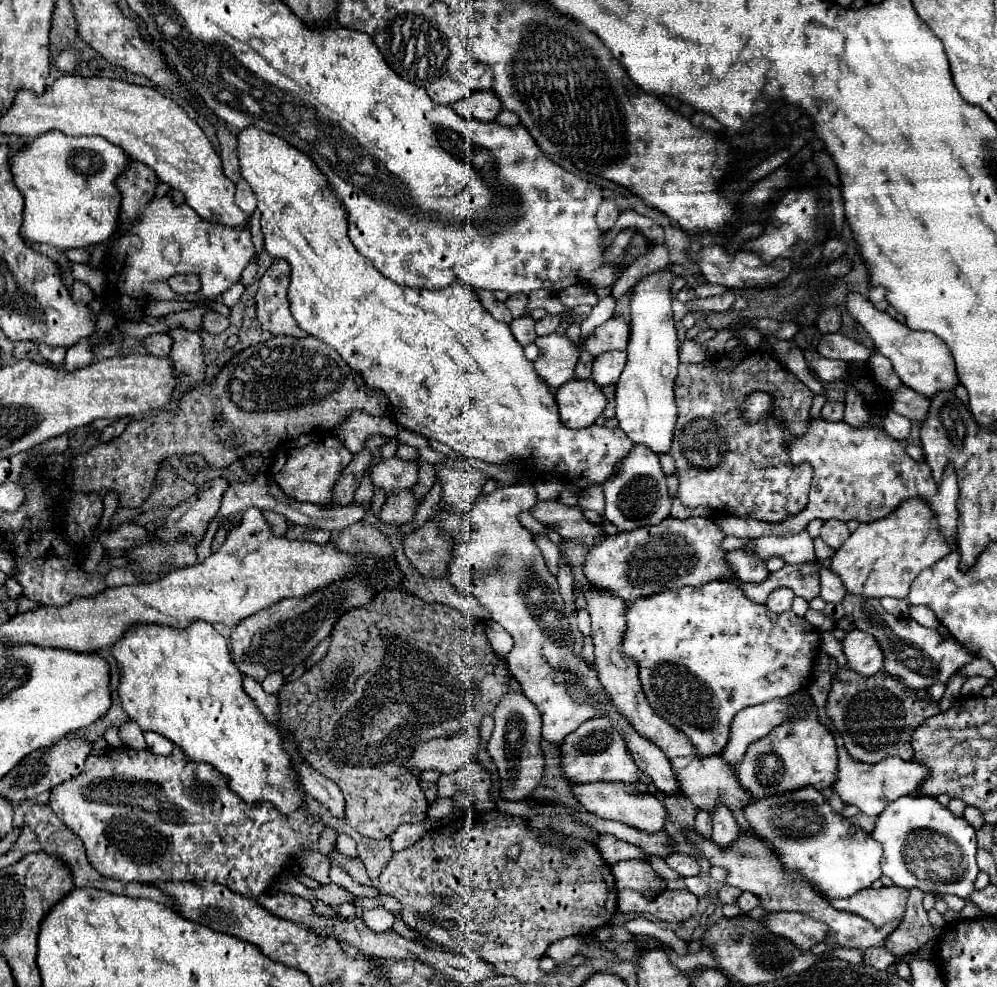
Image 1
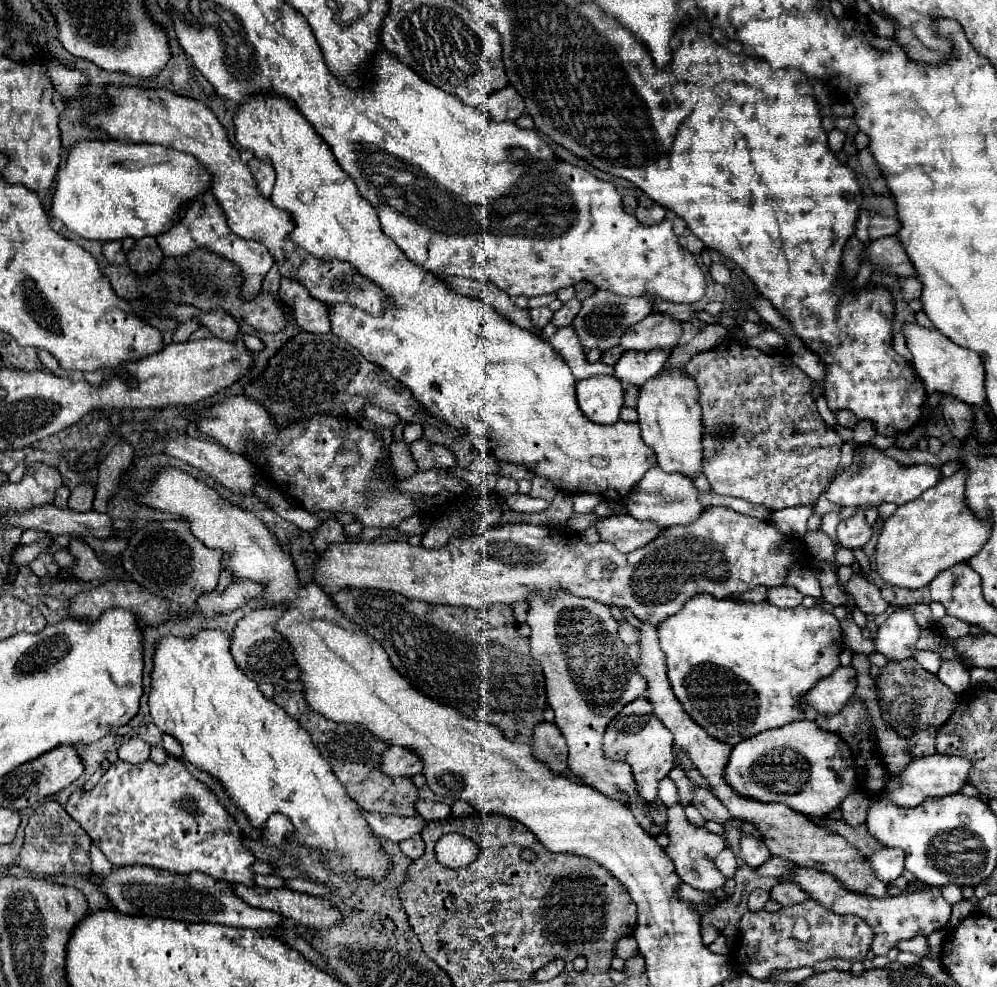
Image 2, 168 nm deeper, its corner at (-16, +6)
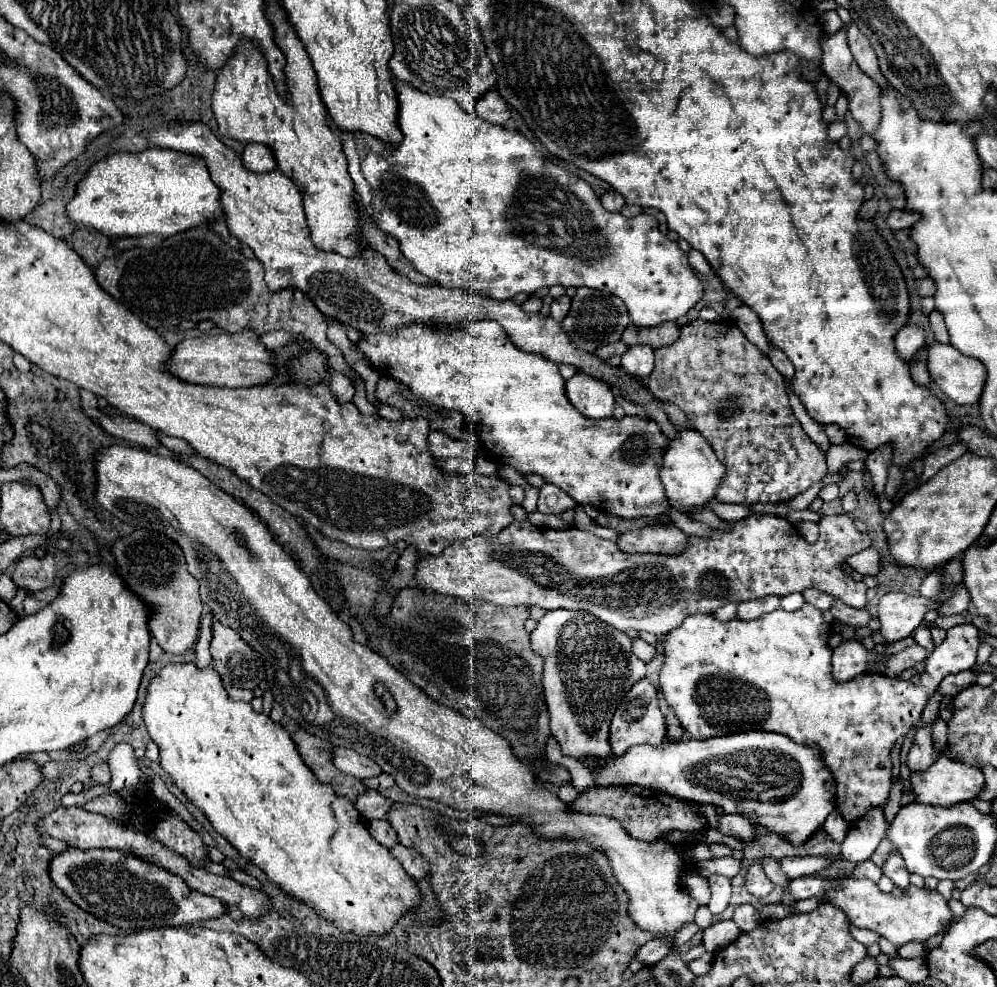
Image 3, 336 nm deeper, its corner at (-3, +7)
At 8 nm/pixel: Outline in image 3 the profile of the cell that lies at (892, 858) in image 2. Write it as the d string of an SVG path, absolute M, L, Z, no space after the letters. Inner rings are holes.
M895 851L891 853L885 863L883 863L883 875L887 875L897 887L907 887L909 885L909 873L905 869L903 857Z

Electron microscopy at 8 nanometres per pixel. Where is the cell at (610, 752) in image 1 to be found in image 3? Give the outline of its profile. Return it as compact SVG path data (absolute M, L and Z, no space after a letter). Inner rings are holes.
M641 679L623 697L621 705L613 715L611 733L609 733L609 745L611 745L613 757L625 755L631 747L637 747L637 745L659 747L663 741L665 741L665 717L657 705L657 689L647 679Z

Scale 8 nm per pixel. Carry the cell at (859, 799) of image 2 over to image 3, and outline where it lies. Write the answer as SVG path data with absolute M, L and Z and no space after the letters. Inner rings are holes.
M835 809L835 811L827 817L827 821L825 821L823 829L833 837L833 841L841 843L841 841L845 839L847 831L851 829L851 823L849 823L849 821L845 821L845 817L841 815L841 811L839 811L839 809Z

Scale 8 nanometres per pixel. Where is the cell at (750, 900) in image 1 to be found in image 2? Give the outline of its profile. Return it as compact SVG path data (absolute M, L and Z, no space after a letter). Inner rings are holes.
M780 882L778 886L772 888L770 892L772 900L776 900L782 906L792 906L792 904L802 904L806 898L810 898L798 884L794 882Z

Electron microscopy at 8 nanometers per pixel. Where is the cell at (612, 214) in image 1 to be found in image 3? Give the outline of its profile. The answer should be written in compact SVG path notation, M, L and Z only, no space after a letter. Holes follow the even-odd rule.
M605 193L605 195L601 197L601 203L603 203L603 207L605 207L607 211L619 211L619 209L625 205L625 199L623 199L623 195L619 195L619 193Z

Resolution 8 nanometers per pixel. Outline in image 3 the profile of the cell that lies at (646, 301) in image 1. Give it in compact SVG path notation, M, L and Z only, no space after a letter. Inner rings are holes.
M675 425L675 435L667 439L667 449L663 451L663 463L659 477L665 485L669 503L681 513L689 513L695 507L705 507L709 499L715 497L719 479L725 475L725 465L717 459L711 443L695 429Z

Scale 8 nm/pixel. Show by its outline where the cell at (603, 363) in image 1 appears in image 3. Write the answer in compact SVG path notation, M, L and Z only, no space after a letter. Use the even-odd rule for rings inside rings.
M631 345L621 355L621 369L629 375L647 379L653 371L653 349L649 345Z

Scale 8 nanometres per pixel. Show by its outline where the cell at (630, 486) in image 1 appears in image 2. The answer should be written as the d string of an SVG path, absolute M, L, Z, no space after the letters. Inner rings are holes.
M658 466L650 468L644 480L628 496L628 510L636 520L650 520L664 528L676 524L692 524L702 512L704 506L698 500L698 490L690 478L682 474L666 474ZM642 484L642 486L640 486Z

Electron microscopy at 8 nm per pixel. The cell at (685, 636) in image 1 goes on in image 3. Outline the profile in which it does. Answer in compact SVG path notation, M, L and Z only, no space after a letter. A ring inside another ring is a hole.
M805 603L801 609L789 613L785 609L775 609L771 613L765 613L757 619L751 619L751 621L743 621L743 619L731 619L731 621L719 621L715 615L707 615L707 613L695 613L695 615L689 615L679 627L675 627L673 631L669 631L663 639L663 665L659 669L659 685L661 685L661 691L669 703L669 707L675 711L677 719L681 721L683 729L691 735L691 739L697 739L697 741L705 741L705 739L711 739L711 737L721 737L721 735L731 735L731 733L741 733L741 731L755 731L755 729L761 729L761 731L775 731L775 733L783 733L791 739L795 739L797 743L805 743L805 745L819 745L821 751L823 751L823 759L827 763L827 767L831 767L833 775L835 775L835 783L837 783L837 809L843 813L843 817L847 821L855 821L859 819L859 815L865 815L869 807L879 807L887 801L887 795L889 795L889 785L891 785L891 759L889 759L889 751L893 747L893 743L907 735L907 731L917 725L917 735L915 735L915 741L909 749L909 757L907 757L907 765L909 769L921 769L925 771L937 757L939 757L939 751L935 751L933 747L933 739L931 739L931 729L929 727L921 727L921 713L923 713L923 707L927 703L927 699L931 697L931 693L935 693L937 685L941 683L941 679L945 675L951 675L951 673L959 673L959 671L965 671L965 669L973 669L975 665L975 657L977 657L977 647L981 643L979 639L979 631L973 623L963 623L963 625L957 625L957 627L951 627L947 631L947 639L935 647L935 651L931 653L931 657L927 659L925 663L925 671L921 675L921 681L919 685L913 685L911 681L903 681L903 679L887 679L885 675L879 675L879 673L863 673L859 675L857 679L851 679L849 683L835 683L831 679L831 647L829 647L829 635L831 635L831 627L829 623L825 623L821 611L817 607L811 607L809 603Z

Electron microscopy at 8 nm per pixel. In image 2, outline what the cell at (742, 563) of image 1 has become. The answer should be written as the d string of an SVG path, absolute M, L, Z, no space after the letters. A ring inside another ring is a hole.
M800 566L792 568L790 574L788 574L786 584L796 588L798 592L802 592L804 596L812 596L816 600L822 600L822 590L820 590L818 576L814 572L810 572L808 568L800 568Z

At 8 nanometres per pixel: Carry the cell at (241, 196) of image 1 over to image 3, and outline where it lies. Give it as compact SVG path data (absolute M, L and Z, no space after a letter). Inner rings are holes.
M247 143L241 155L241 161L253 173L265 173L277 167L273 153L265 145L259 145L259 143Z

